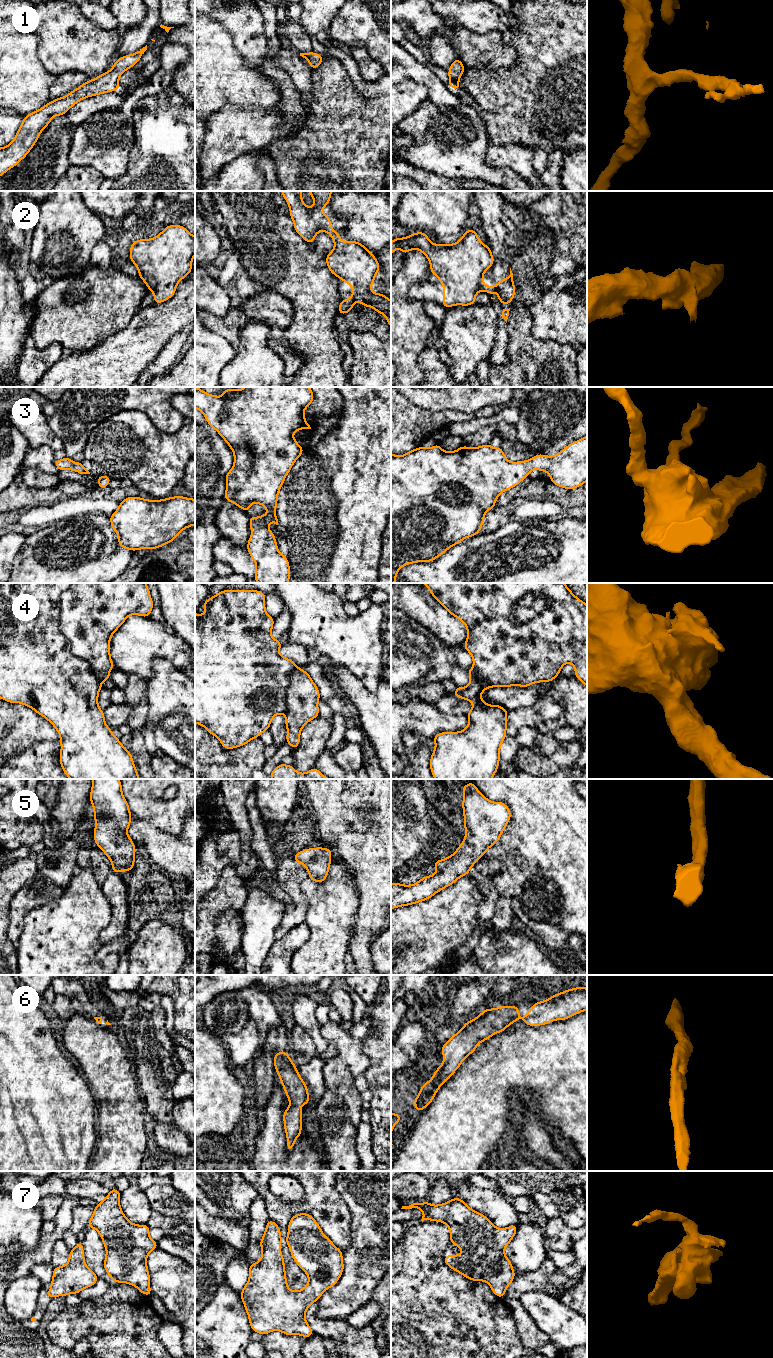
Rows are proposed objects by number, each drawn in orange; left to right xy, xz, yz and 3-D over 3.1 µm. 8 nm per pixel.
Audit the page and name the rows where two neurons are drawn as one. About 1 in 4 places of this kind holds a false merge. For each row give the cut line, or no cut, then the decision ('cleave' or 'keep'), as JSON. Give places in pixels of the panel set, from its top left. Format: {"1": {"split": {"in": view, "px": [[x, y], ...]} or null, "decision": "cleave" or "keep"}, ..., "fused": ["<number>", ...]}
{"1": {"split": null, "decision": "keep"}, "2": {"split": {"in": "xz", "px": [[343, 279], [351, 279], [354, 282], [355, 289]]}, "decision": "cleave"}, "3": {"split": null, "decision": "keep"}, "4": {"split": null, "decision": "keep"}, "5": {"split": null, "decision": "keep"}, "6": {"split": null, "decision": "keep"}, "7": {"split": null, "decision": "keep"}, "fused": ["2"]}

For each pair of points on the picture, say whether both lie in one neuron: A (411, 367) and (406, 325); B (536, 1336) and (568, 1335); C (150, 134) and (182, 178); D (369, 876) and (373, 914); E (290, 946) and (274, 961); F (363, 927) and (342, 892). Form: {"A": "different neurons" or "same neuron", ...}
{"A": "same neuron", "B": "different neurons", "C": "same neuron", "D": "same neuron", "E": "same neuron", "F": "different neurons"}

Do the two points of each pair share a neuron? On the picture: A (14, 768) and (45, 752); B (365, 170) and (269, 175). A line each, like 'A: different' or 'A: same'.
A: same
B: different

